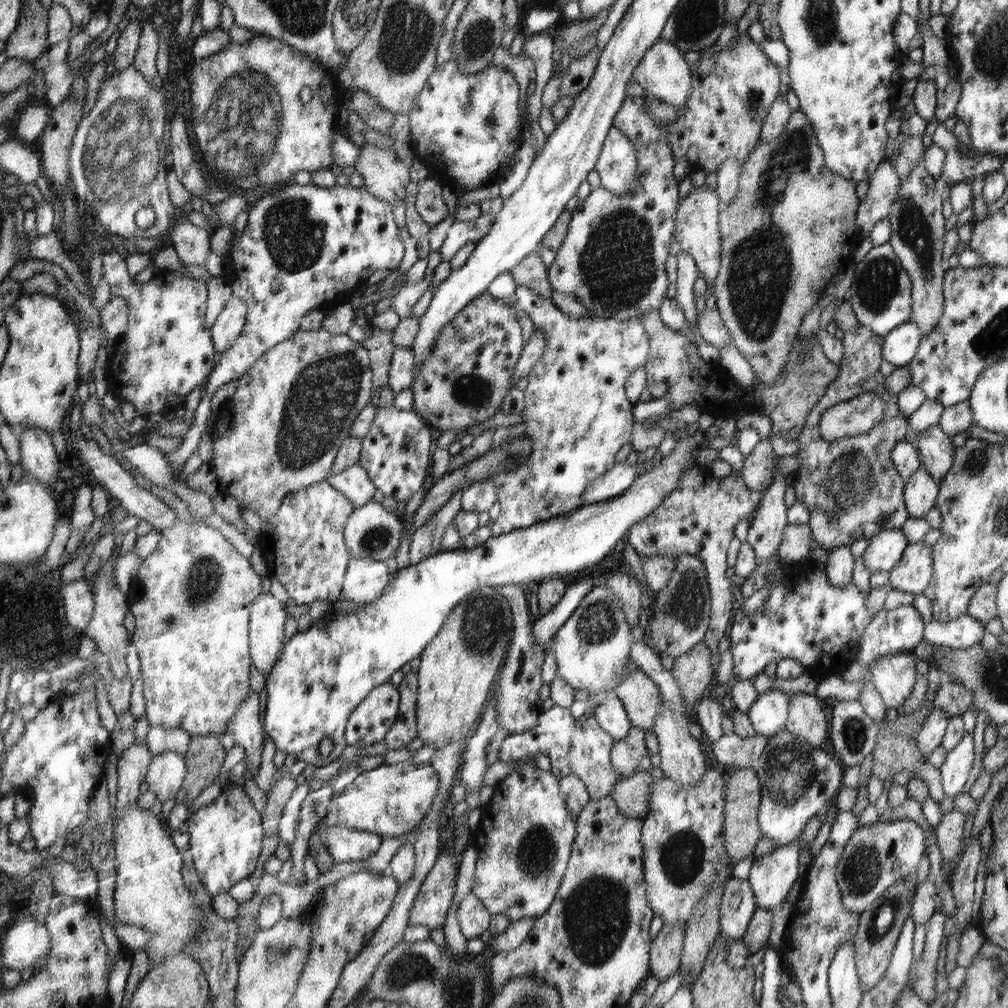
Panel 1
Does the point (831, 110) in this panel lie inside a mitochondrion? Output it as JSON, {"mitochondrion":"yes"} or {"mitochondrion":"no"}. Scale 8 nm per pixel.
{"mitochondrion":"no"}

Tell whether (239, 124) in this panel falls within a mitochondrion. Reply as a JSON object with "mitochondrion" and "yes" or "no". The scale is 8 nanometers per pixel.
{"mitochondrion":"yes"}

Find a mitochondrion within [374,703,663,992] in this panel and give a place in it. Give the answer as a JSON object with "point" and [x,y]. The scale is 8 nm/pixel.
{"point":[596,915]}

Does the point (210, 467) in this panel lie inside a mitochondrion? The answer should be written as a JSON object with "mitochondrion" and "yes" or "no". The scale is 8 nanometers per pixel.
{"mitochondrion":"no"}

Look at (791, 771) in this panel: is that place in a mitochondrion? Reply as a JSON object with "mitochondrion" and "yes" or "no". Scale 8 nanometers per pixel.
{"mitochondrion":"yes"}

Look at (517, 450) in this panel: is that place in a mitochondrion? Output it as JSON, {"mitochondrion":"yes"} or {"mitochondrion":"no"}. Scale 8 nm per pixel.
{"mitochondrion":"yes"}

